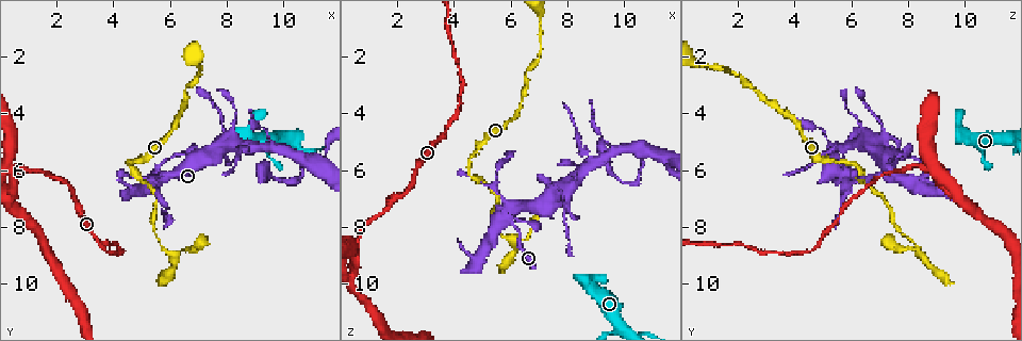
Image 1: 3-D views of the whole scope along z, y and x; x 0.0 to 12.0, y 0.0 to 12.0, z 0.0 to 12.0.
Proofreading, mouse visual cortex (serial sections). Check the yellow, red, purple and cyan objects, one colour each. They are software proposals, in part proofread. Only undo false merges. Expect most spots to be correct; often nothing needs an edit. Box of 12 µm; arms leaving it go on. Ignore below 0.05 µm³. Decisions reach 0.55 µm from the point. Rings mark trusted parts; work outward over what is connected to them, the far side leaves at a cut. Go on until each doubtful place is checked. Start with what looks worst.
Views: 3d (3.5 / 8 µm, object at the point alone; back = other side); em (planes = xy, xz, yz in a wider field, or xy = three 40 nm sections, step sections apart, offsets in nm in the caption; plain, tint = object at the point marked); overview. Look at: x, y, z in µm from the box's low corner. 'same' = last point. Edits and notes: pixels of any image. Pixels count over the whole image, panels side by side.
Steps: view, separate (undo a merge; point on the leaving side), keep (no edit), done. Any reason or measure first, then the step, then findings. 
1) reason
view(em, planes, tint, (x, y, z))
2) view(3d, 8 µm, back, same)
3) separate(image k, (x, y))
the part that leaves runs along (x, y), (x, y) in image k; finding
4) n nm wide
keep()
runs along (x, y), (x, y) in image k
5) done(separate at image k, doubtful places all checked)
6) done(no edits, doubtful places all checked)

narrows sharply
view(em, xy, step 5, tint, (6.1, 9.0, 8.4))

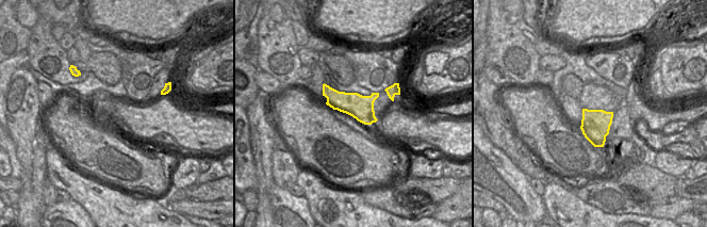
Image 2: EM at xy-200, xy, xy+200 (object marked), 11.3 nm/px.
view(3d, 3.5 µm, same)

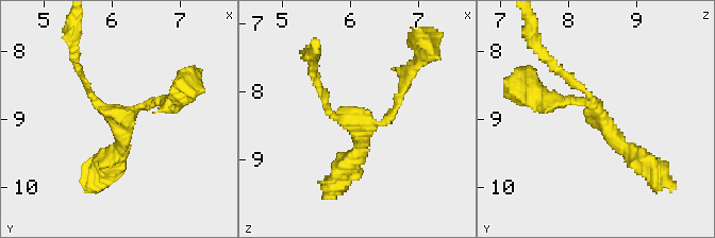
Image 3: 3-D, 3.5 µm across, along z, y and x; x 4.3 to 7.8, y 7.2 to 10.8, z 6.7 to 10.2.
280 nm wide
keep()
runs along (567, 77), (646, 168) in image 3; all the same cell

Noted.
abrupt turn
view(3d, 8 µm, (8.8, 4.4, 9.9))

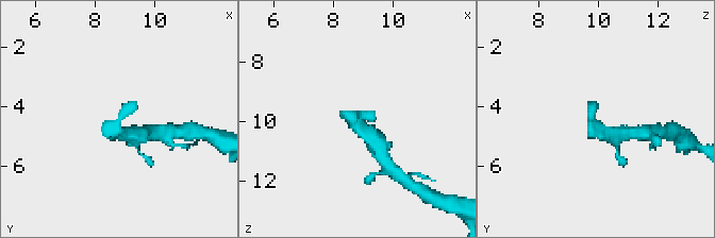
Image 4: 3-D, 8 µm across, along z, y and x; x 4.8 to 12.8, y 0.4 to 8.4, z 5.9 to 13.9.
view(em, xy, step 3, tint, (8.8, 4.4, 9.9))

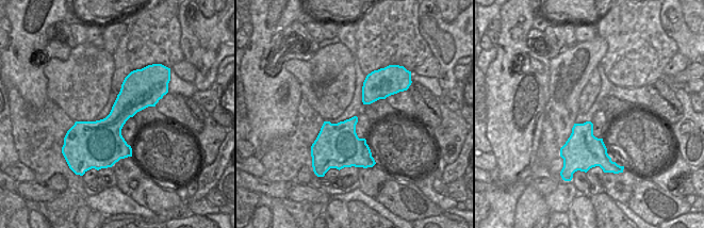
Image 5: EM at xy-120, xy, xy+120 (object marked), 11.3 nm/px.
300 nm wide
keep()
runs along (125, 135), (116, 122), (137, 105) in image 4; all the same cell

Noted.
sharp bend
view(3d, 3.5 µm, (5.9, 6.2, 7.7))

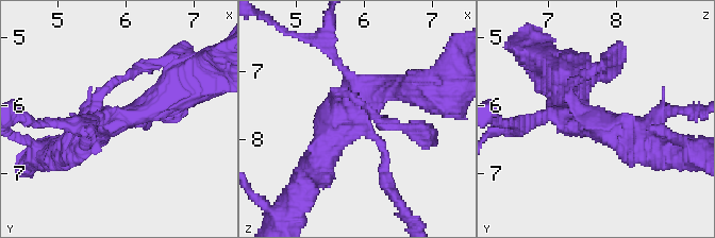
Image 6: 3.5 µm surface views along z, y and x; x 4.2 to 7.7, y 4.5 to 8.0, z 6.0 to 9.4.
now the EM
view(em, xy, step 2, tint, (5.95, 6.25, 7.70))

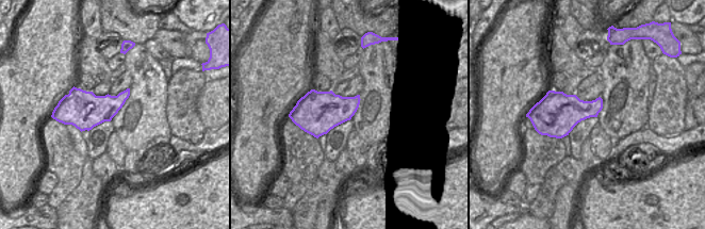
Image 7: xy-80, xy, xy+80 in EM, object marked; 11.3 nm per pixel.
another direction
view(em, xy, step 3, tint, same)

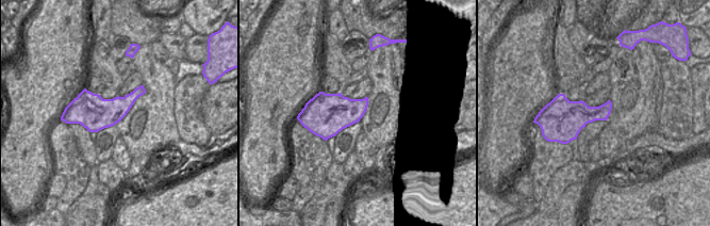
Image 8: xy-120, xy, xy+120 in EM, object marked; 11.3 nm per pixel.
keep()
runs along (655, 116), (584, 120), (565, 94) in image 6; all the same cell

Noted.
abrupt turn
view(3d, 3.5 µm, (8.0, 4.8, 6.6))

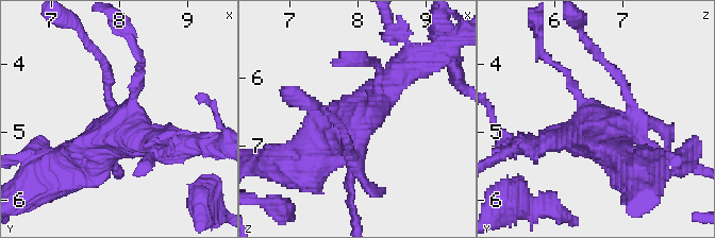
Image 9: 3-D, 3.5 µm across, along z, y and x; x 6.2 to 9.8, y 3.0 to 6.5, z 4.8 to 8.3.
view(em, xy, step 5, tint, (8.05, 4.85, 6.60))

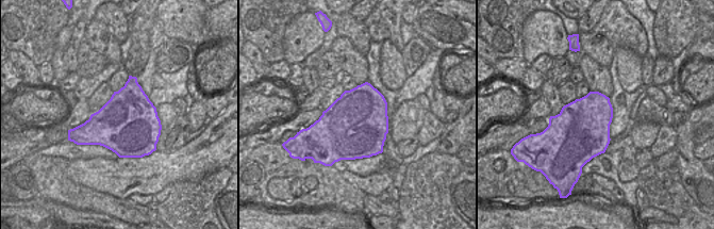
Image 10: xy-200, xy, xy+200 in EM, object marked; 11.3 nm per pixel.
750 nm wide
keep()
runs along (284, 164), (301, 164), (393, 82) in image 9; continuous, no second cell

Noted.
a narrow waist
view(3d, 8 µm, (5.7, 6.1, 6.9))

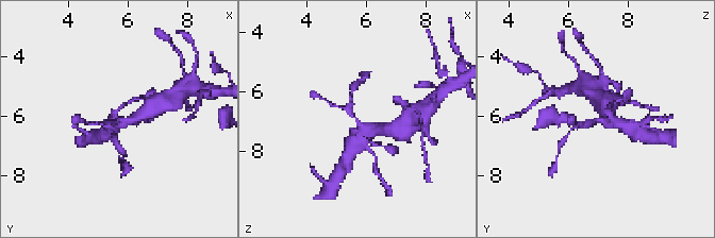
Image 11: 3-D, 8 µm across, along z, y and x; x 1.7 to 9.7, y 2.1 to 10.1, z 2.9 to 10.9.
view(3d, 3.5 µm, (5.8, 6.1, 6.9))

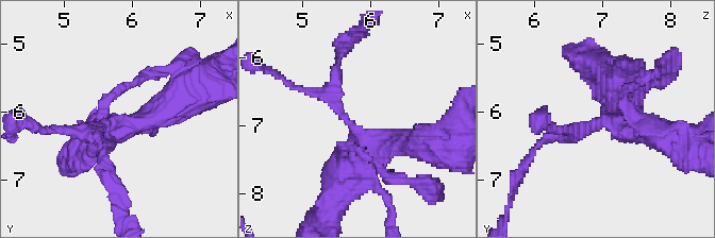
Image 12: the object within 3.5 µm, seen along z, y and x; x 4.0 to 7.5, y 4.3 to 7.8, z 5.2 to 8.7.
arms of 150, 250 nm
view(em, xy, step 1, tint, (5.65, 6.10, 6.90))

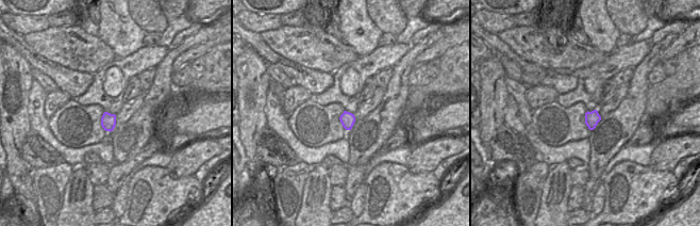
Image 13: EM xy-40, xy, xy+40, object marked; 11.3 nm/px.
keep()
runs along (372, 181), (366, 140), (330, 97), (336, 64) in image 12; continuous, no second cell

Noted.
done(no edits, doubtful places all checked)

